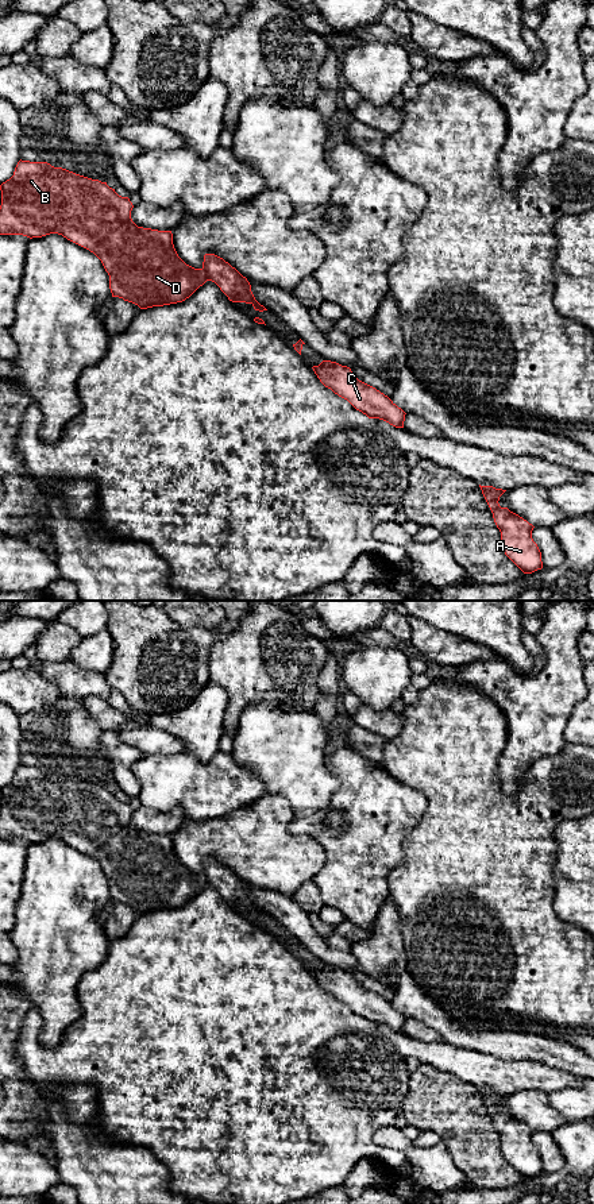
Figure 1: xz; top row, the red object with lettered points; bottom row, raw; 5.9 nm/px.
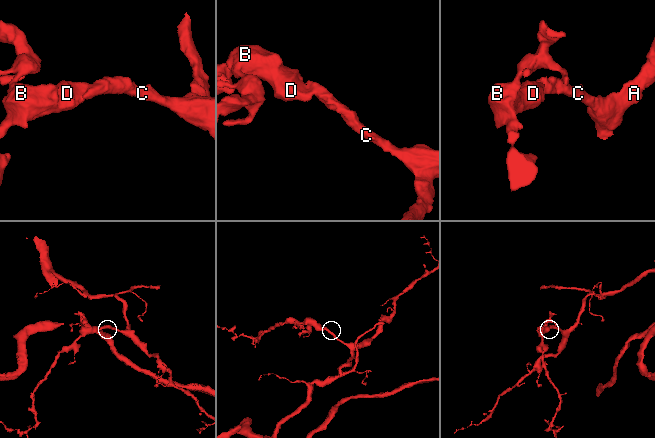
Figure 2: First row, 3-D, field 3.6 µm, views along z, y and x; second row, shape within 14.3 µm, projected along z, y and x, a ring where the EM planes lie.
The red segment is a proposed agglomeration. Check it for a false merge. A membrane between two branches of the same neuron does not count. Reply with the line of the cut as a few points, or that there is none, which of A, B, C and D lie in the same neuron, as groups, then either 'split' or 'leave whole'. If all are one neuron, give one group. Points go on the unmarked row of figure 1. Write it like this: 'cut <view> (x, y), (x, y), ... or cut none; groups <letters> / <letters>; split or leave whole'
cut none; groups A B C D; leave whole

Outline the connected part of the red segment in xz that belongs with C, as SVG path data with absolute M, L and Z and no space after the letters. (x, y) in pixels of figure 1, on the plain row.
M323 965L312 973L325 992L347 1004L369 1023L379 1023L396 1033L404 1033L406 1018L387 1000L359 985L350 972L336 966Z

